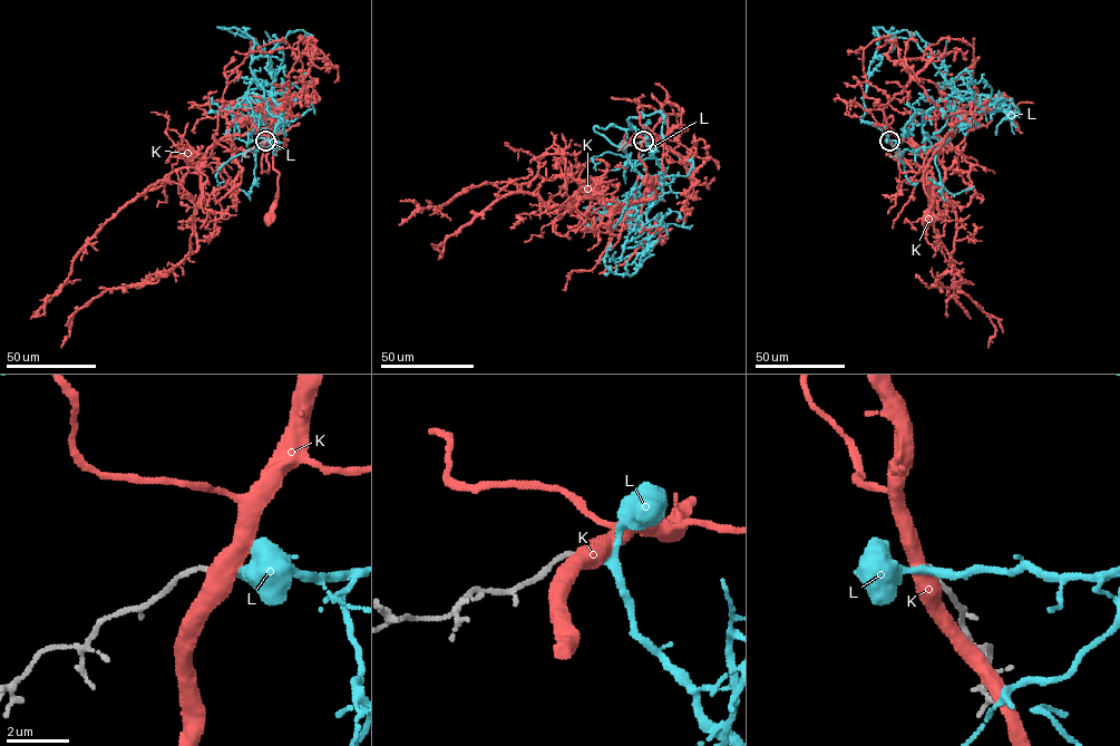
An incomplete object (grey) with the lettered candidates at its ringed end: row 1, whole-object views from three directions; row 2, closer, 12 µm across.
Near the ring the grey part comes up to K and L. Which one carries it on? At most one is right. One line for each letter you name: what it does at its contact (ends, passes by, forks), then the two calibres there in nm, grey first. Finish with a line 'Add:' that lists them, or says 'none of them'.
L: it passes by; 150 nm thick on the grey side, 140 nm on the other
Add: L

